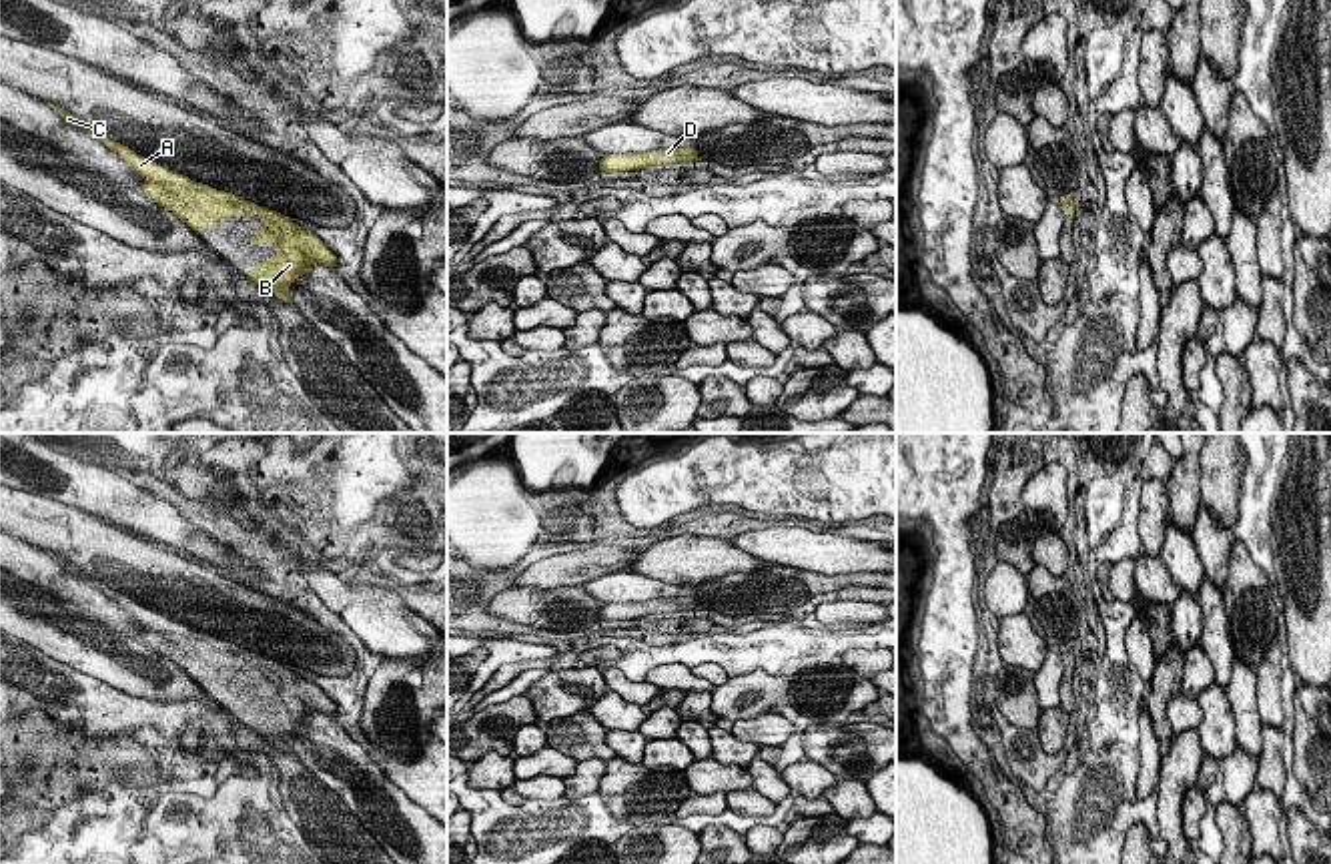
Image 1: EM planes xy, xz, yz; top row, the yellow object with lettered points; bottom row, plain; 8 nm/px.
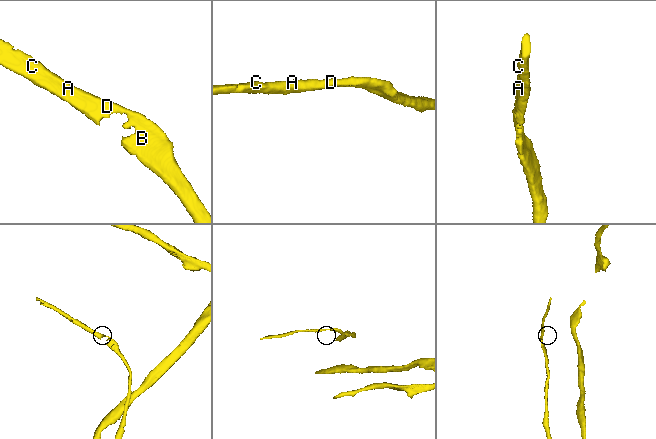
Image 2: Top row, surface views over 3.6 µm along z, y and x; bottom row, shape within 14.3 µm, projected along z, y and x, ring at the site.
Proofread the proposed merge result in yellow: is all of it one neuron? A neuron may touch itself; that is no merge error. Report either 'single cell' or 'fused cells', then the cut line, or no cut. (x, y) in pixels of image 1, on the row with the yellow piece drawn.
single cell | no cut

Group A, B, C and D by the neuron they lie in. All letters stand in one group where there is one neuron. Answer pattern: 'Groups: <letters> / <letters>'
Groups: A B C D

